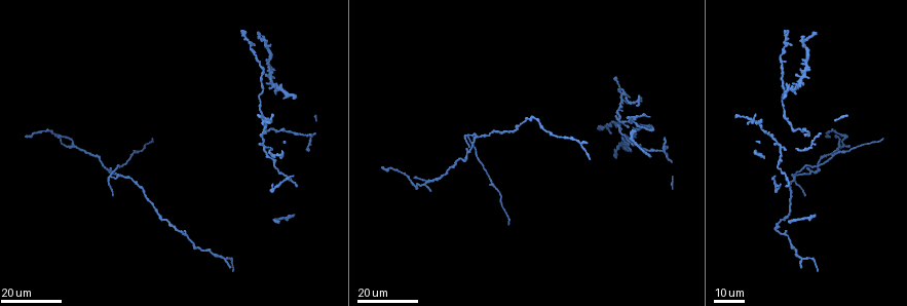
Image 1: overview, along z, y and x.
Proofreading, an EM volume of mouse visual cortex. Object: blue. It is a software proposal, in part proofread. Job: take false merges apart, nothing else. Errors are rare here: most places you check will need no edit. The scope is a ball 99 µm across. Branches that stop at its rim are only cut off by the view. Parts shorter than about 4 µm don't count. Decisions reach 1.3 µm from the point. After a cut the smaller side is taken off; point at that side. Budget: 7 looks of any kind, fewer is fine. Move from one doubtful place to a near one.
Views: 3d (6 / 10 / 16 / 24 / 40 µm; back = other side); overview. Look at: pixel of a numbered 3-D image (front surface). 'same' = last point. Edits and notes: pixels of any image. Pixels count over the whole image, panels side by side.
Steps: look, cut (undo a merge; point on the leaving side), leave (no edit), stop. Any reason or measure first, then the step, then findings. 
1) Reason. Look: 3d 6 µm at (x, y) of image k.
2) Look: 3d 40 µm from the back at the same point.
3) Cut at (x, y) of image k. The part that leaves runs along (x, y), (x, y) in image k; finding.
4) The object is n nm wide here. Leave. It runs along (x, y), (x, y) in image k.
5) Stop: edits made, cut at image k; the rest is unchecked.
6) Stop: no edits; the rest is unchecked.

Thin arm on a thick one. Look: 3d 24 µm at (73, 147) of image 1.

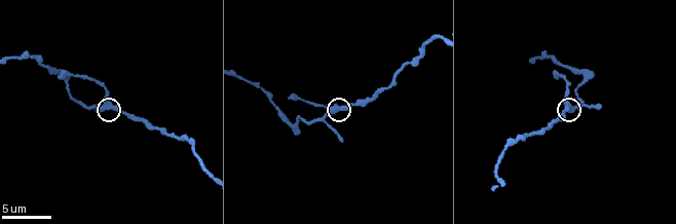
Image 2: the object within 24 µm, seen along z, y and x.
Look: 3d 10 µm at (335, 108) of image 2.

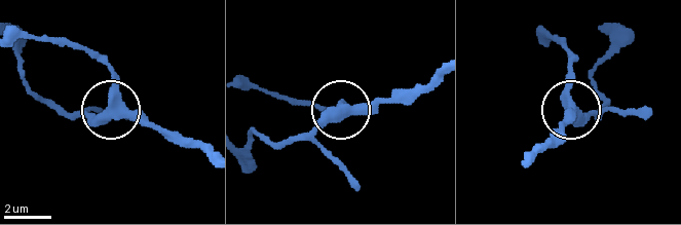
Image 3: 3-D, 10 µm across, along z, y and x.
The object is 420 nm wide here. Leave. It runs along (529, 159), (564, 124), (570, 55) in image 3; one neuron here.

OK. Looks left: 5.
Sudden change in width. Look: 3d 24 µm at (132, 179) of image 1.

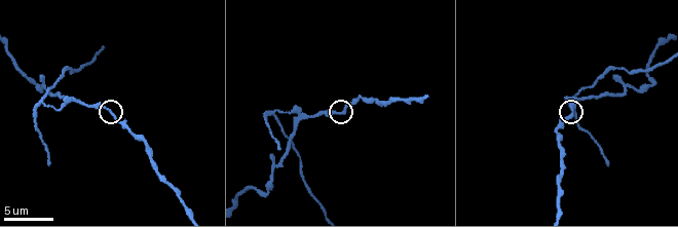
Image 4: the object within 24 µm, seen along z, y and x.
Look: 3d 6 µm at (109, 110) of image 4.

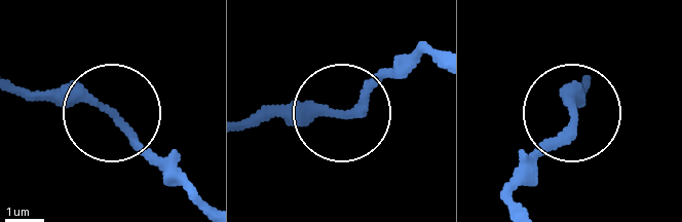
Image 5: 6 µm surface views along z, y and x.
Leave. It runs along (437, 56), (407, 56), (339, 114), (254, 117) in image 5; all the same neuron.

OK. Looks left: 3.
Look: 3d 16 µm at (264, 144) of image 1.

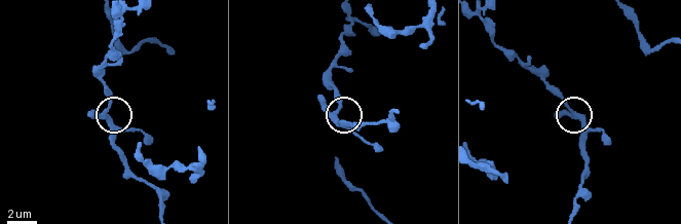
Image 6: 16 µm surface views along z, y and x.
Closer look. Look: 3d 6 µm at (108, 118) of image 6.

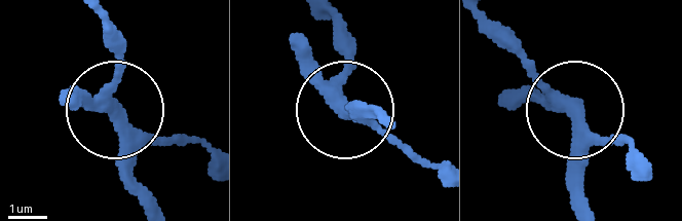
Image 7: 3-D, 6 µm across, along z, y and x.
The side arm is 21 µm long; 3 arms meet here. Leave. Continuous, no second neuron.

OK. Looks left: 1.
Stop: no edits; the rest is unchecked.

